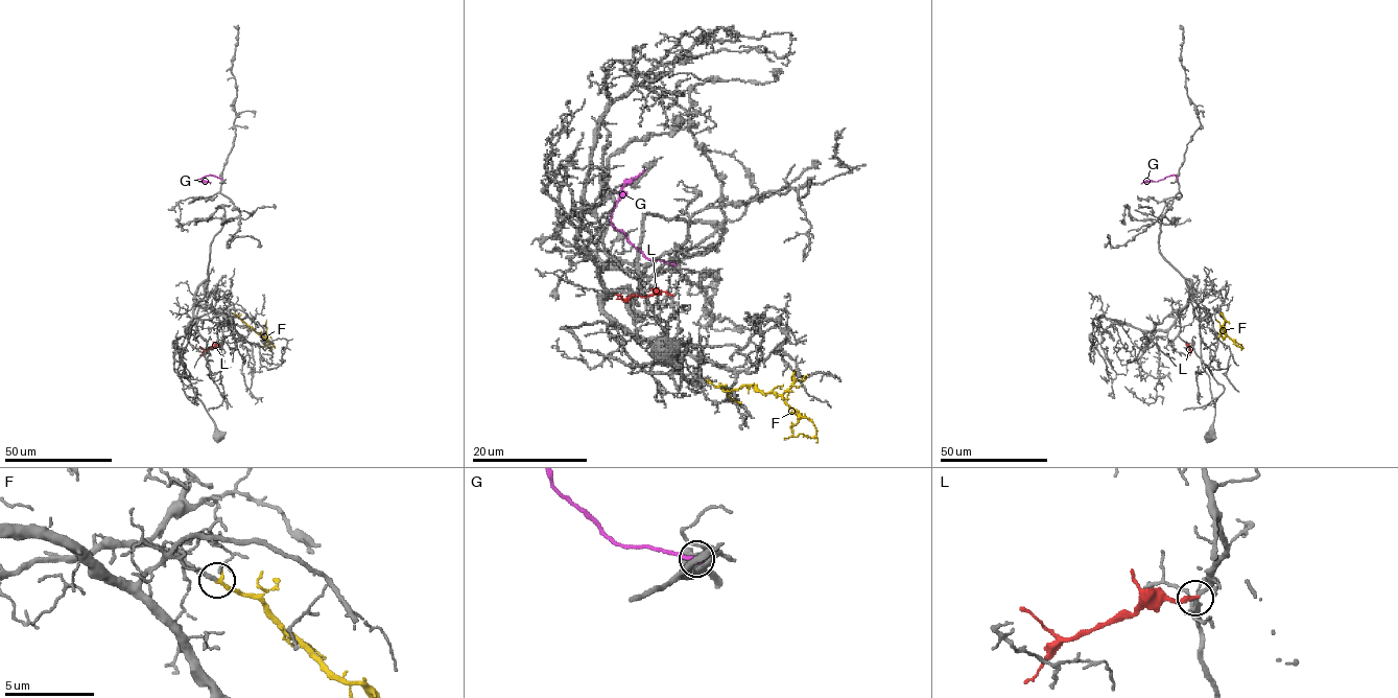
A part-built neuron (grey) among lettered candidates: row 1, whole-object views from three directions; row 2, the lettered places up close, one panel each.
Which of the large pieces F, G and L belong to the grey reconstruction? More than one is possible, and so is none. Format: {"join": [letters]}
{"join": ["F"]}

